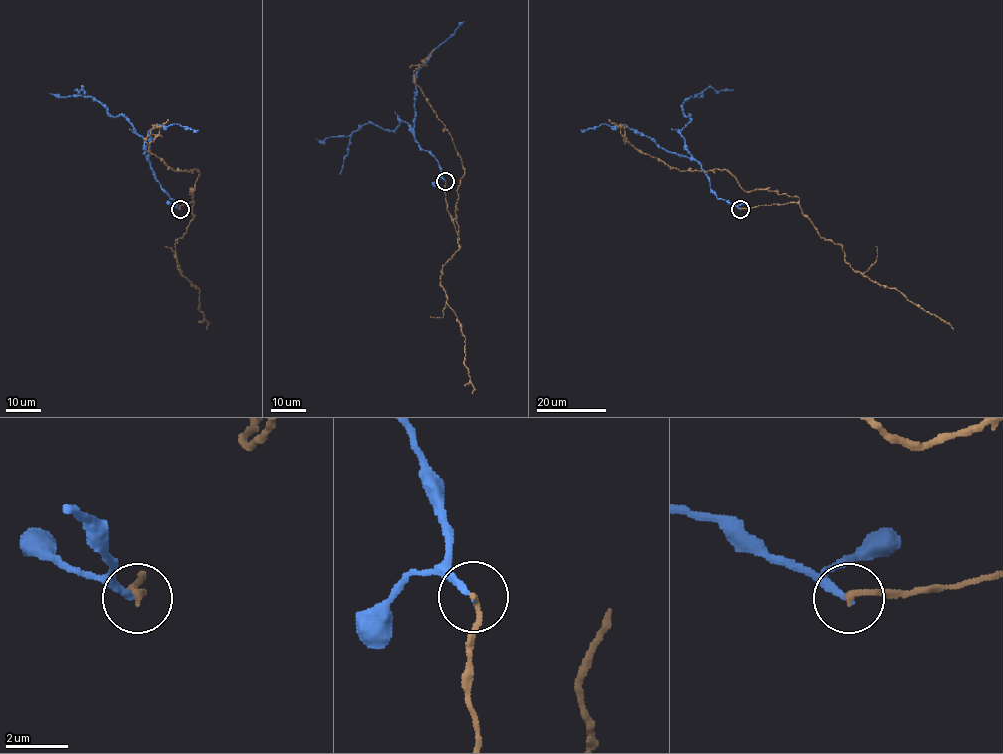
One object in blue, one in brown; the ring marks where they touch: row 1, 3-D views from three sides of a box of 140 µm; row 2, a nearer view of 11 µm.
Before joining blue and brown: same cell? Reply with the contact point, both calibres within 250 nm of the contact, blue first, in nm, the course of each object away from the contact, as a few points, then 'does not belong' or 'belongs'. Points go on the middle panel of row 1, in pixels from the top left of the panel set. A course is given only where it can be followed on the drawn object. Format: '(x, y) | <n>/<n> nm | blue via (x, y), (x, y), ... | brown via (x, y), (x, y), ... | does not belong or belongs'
(445, 181) | 220/180 nm | blue via (445, 180), (434, 158), (420, 147), (411, 127), (403, 121), (394, 130), (366, 123), (354, 131), (340, 174) | brown via (445, 180), (447, 210), (458, 239), (457, 193), (465, 170), (450, 133), (415, 83), (414, 72), (434, 49) | does not belong

